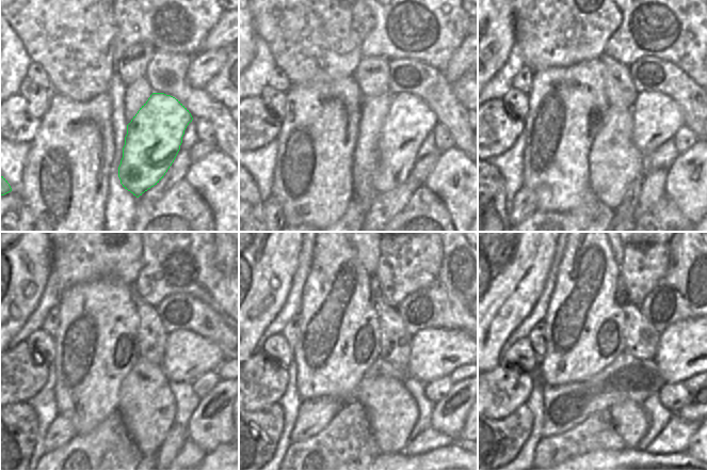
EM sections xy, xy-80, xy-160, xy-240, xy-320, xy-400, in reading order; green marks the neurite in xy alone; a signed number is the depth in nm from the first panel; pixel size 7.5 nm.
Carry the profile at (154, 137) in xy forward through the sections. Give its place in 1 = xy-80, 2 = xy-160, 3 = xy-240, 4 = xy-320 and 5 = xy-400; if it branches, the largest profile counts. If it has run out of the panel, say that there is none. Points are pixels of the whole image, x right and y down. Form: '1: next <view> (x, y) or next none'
1: next xy-80 (408, 121)
2: next xy-160 (656, 119)
3: next xy-240 (188, 356)
4: next xy-320 (435, 352)
5: next xy-400 (686, 348)

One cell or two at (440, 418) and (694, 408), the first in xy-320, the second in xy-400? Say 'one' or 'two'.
one

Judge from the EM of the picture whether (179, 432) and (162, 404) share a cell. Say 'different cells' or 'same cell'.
different cells

